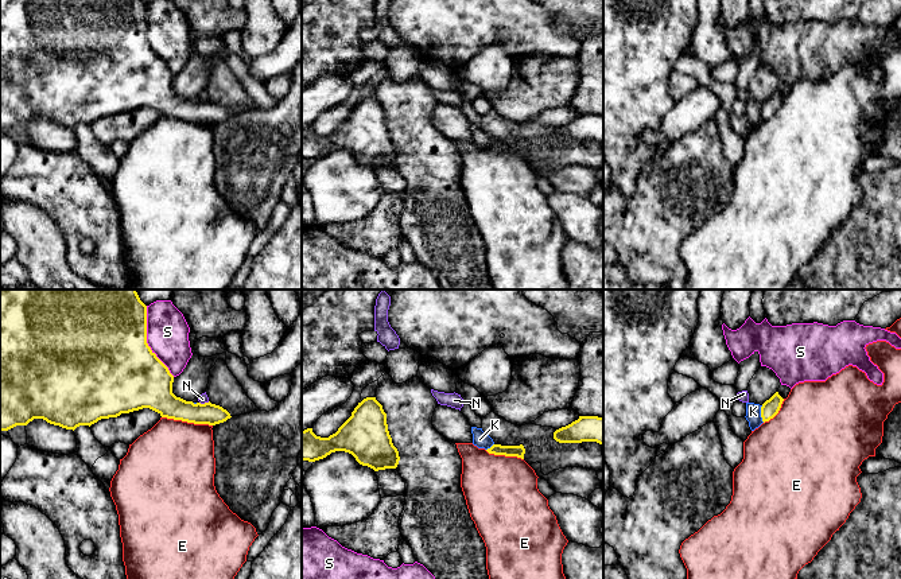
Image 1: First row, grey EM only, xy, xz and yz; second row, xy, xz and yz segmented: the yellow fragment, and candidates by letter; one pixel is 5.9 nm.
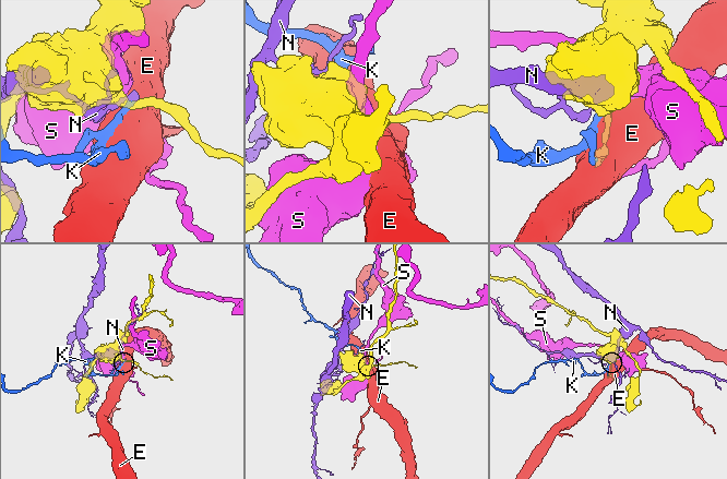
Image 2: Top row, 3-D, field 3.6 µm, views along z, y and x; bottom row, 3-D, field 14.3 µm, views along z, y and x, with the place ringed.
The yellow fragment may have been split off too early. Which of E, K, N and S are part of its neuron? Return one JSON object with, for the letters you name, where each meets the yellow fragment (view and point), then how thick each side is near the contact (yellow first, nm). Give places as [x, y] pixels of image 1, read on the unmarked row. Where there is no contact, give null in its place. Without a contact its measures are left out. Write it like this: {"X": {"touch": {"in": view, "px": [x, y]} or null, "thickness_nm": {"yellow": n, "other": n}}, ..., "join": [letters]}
{"join": []}

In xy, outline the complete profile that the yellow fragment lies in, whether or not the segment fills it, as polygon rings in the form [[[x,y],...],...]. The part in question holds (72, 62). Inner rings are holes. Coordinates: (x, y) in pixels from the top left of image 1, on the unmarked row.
[[[0,0],[0,129],[34,117],[66,128],[92,124],[143,106],[162,116],[215,124],[230,117],[220,104],[186,100],[172,92],[174,74],[147,42],[143,0]]]

